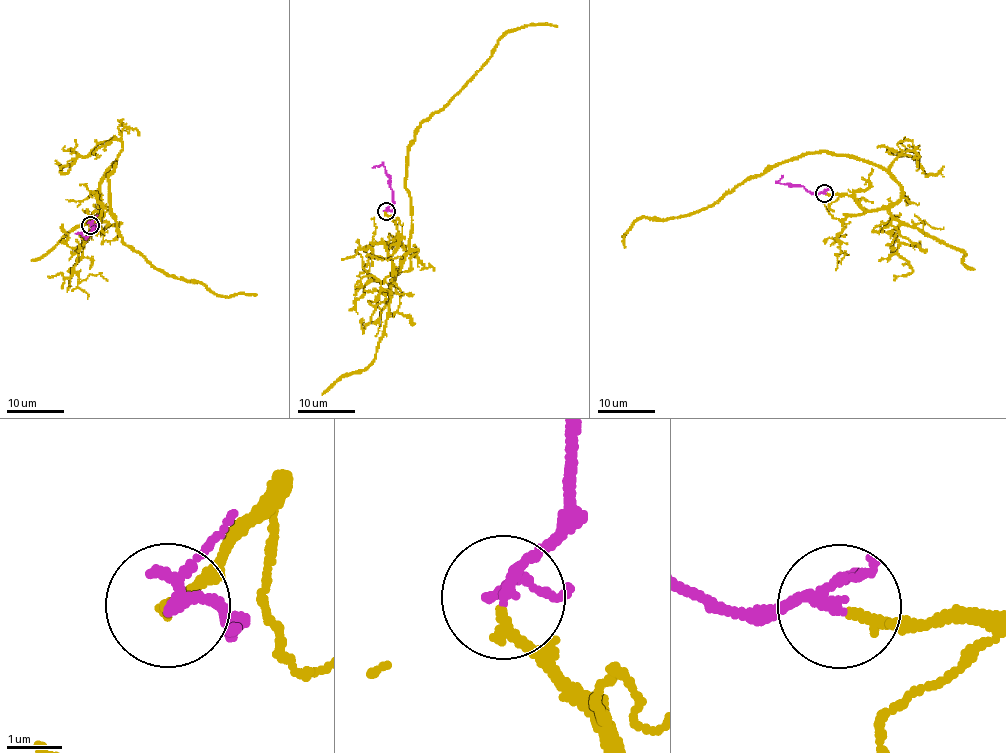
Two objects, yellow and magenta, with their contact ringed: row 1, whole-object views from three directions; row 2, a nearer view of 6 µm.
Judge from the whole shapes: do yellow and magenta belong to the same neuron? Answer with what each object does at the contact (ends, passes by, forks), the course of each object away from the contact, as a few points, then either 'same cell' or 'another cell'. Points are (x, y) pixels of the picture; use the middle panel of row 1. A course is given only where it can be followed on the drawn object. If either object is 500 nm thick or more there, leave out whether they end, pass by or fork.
yellow ends there; magenta forks there; yellow runs (386, 212), (397, 235), (395, 279), (411, 232), (406, 170), (415, 129), (508, 32), (557, 27); magenta runs (386, 210), (392, 203), (389, 175), (382, 164), (372, 167); same cell

